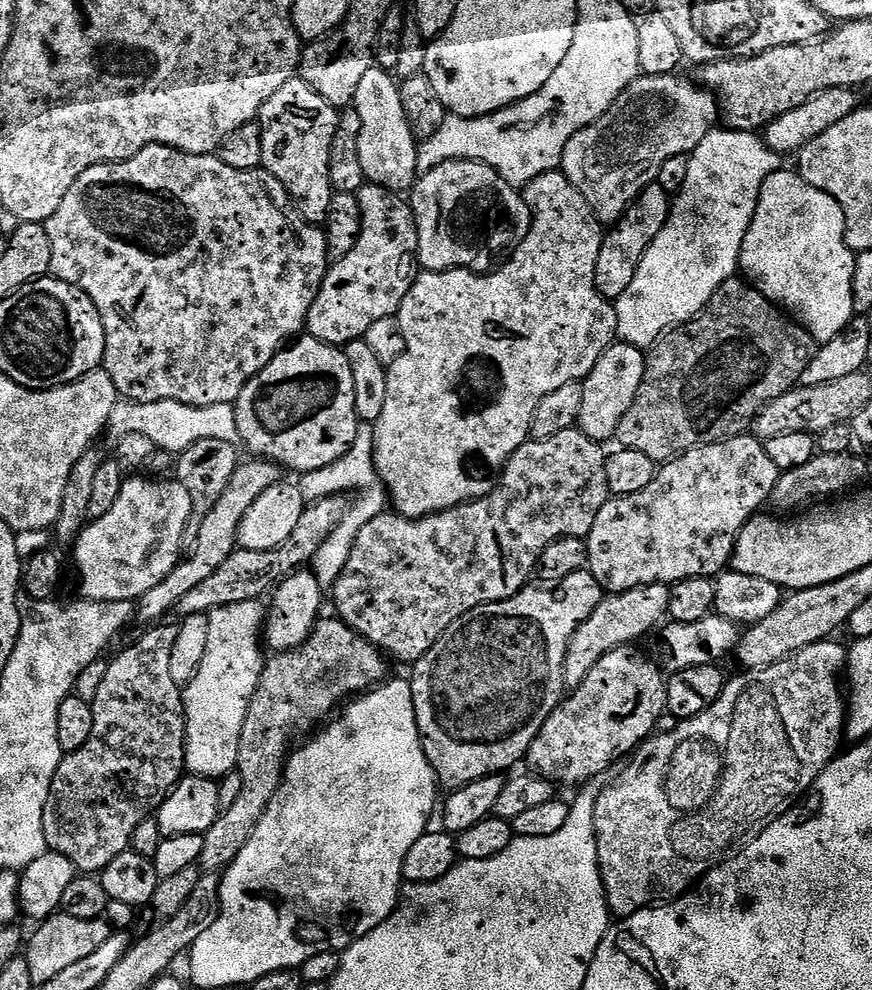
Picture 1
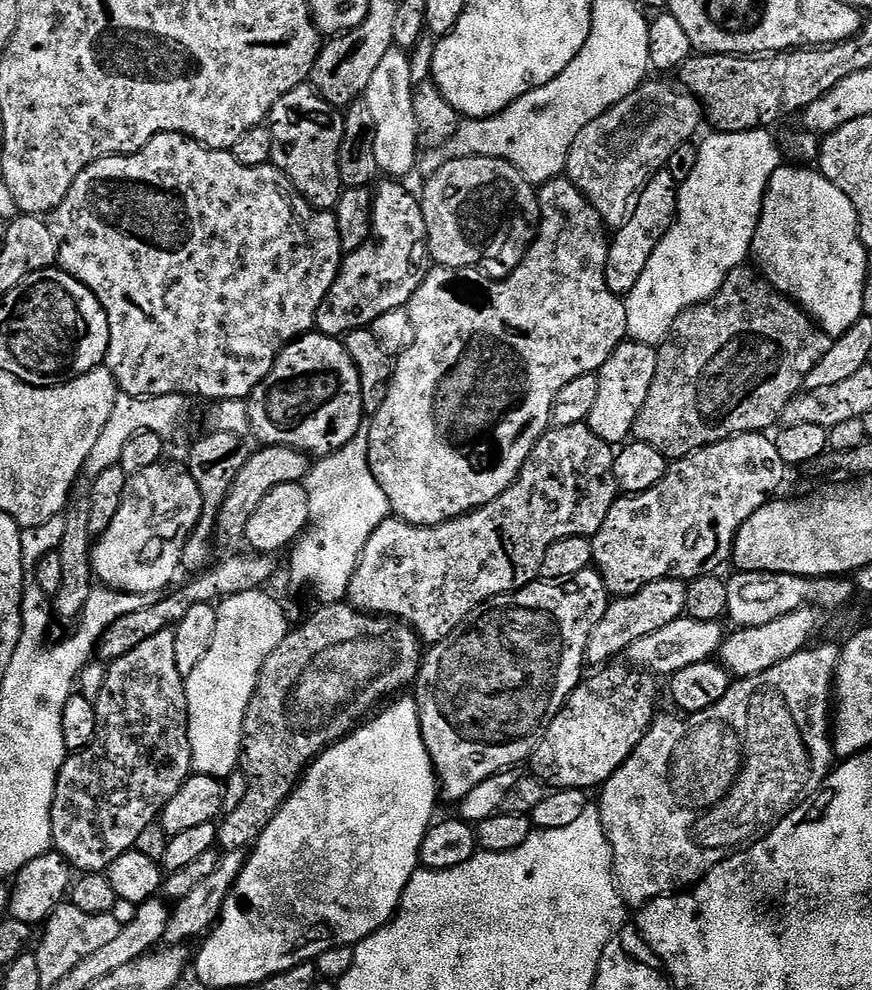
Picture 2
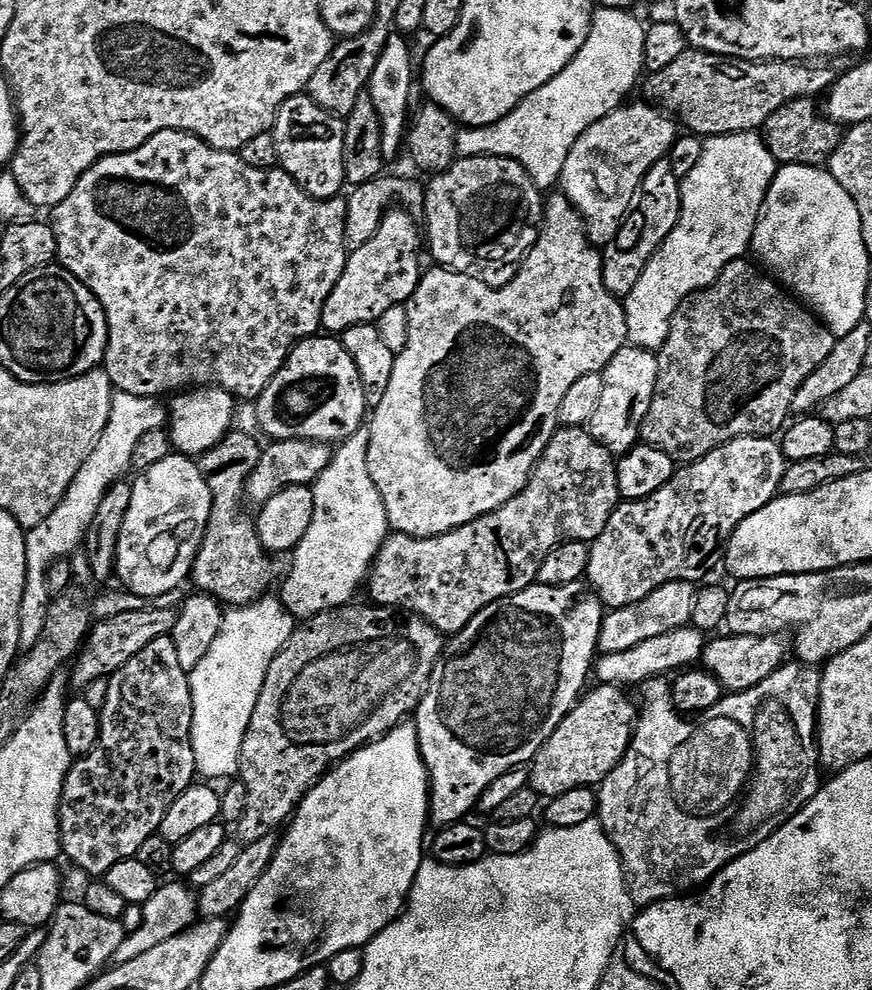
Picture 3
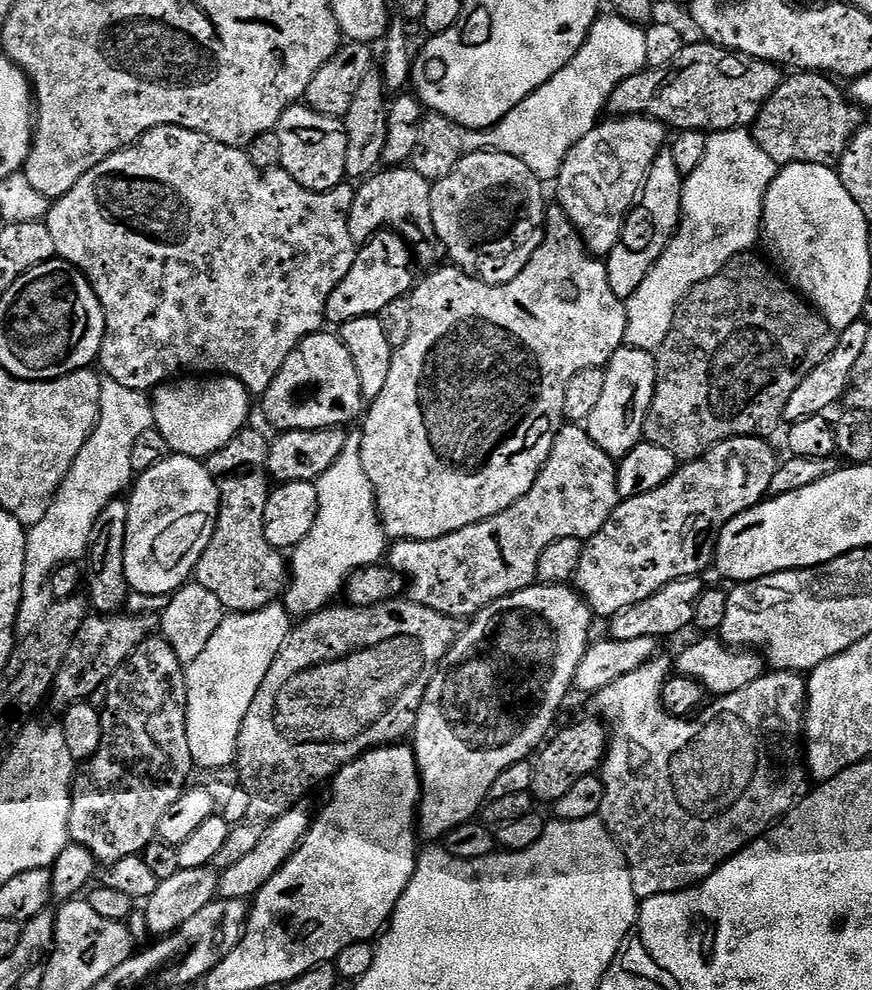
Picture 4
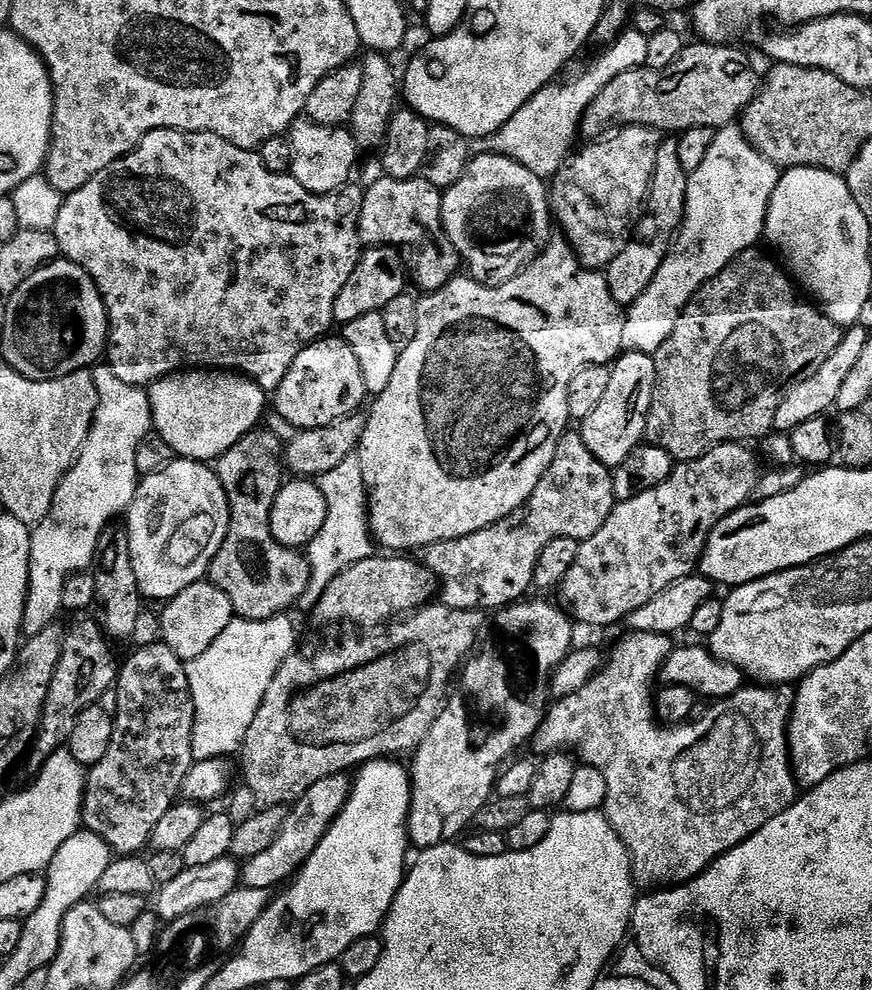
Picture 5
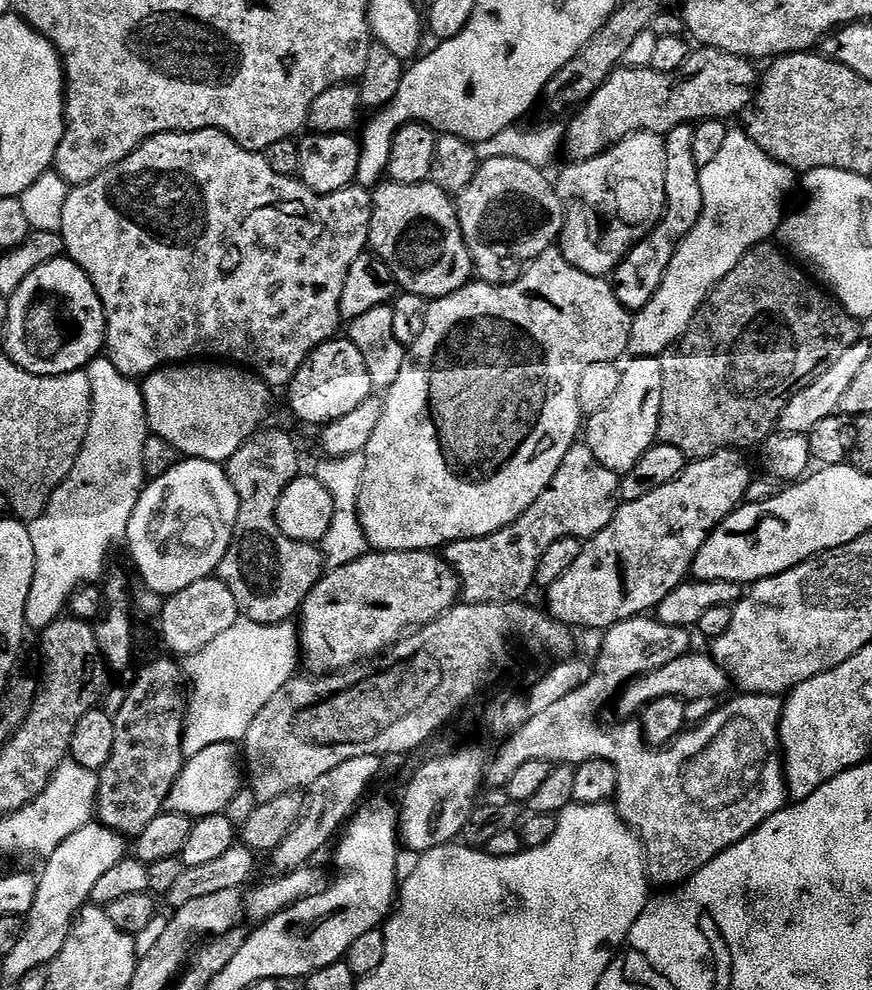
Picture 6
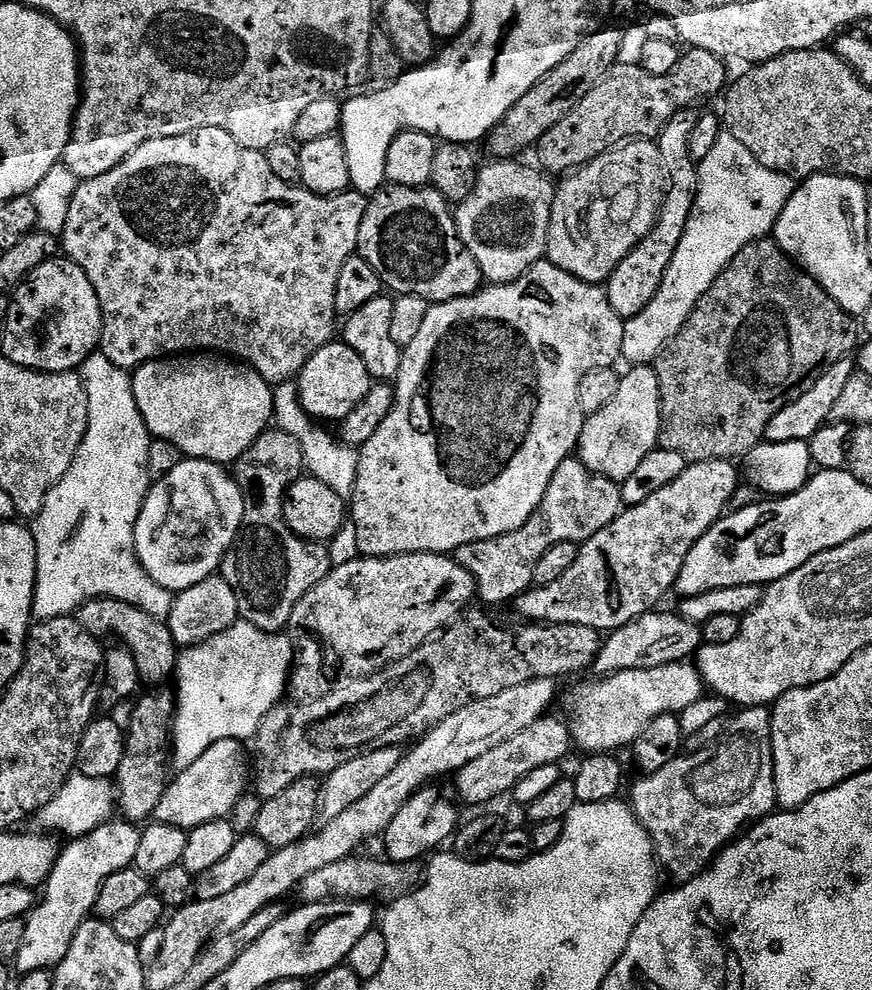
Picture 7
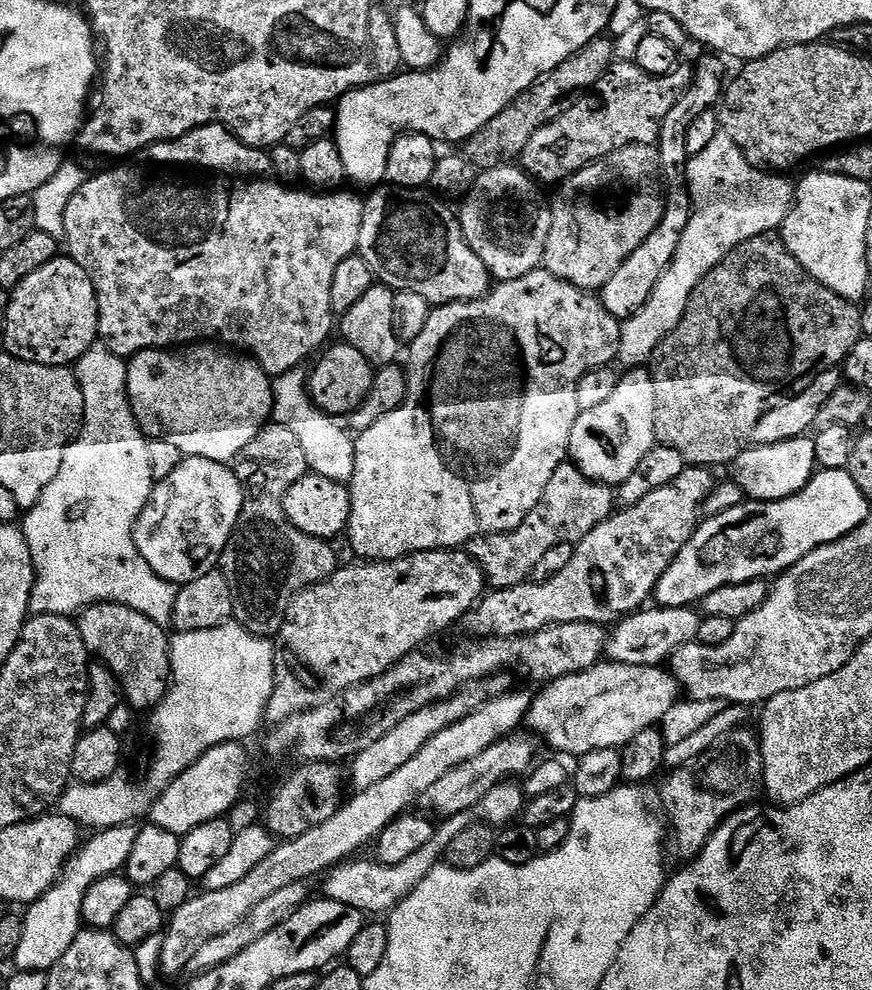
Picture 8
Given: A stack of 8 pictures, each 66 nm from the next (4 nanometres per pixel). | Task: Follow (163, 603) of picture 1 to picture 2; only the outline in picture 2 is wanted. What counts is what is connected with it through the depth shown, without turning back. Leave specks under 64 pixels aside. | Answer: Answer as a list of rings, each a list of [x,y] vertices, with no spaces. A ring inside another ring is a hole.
[[[277,444],[265,445],[253,451],[242,466],[242,470],[235,476],[235,480],[228,487],[228,494],[219,510],[216,519],[215,539],[222,542],[240,542],[245,534],[246,526],[249,525],[250,518],[254,516],[258,506],[262,504],[262,499],[270,490],[282,486],[283,484],[298,484],[303,482],[308,476],[310,467],[309,453],[299,452],[297,448],[287,448]]]

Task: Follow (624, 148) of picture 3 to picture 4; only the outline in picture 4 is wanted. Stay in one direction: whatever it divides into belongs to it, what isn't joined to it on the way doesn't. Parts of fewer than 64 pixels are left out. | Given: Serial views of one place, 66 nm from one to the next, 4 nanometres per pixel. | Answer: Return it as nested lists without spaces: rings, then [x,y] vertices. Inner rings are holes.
[[[621,116],[608,118],[596,125],[570,154],[566,154],[566,163],[560,167],[560,174],[554,181],[558,207],[568,215],[572,227],[580,236],[585,248],[597,258],[606,258],[620,241],[624,229],[624,219],[632,211],[648,177],[654,158],[665,147],[665,125],[659,124],[648,116]]]

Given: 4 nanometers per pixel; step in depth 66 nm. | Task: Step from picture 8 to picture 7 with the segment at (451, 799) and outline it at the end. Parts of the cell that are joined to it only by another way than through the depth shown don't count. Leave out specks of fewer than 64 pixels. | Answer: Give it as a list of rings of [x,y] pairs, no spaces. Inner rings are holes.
[[[555,714],[543,716],[538,722],[526,726],[526,730],[513,734],[507,742],[502,742],[494,746],[494,750],[482,754],[482,758],[466,762],[466,766],[462,766],[454,776],[461,798],[468,804],[488,804],[495,796],[507,797],[519,780],[530,774],[530,770],[563,761],[563,756],[573,750],[574,741],[569,725],[561,720]]]

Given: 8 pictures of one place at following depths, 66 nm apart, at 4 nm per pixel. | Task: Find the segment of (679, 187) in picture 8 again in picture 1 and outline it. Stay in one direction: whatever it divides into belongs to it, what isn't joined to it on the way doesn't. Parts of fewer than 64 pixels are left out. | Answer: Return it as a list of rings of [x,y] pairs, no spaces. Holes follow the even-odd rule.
[[[659,182],[651,184],[638,199],[619,217],[620,225],[609,231],[604,237],[604,245],[598,258],[596,278],[601,292],[609,298],[618,298],[634,282],[634,274],[638,274],[638,266],[650,250],[650,242],[658,238],[658,234],[666,226],[668,214],[672,211],[672,200],[668,189]]]

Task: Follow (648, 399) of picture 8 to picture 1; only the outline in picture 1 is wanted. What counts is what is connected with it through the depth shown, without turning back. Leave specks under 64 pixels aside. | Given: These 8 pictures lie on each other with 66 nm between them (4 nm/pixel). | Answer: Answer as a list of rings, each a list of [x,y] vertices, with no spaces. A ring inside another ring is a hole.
[[[613,342],[606,349],[600,361],[594,366],[594,370],[583,381],[584,405],[579,427],[588,436],[604,442],[607,441],[607,436],[621,431],[624,419],[634,406],[640,388],[644,385],[644,375],[648,372],[648,366],[645,349],[638,348],[635,344]]]

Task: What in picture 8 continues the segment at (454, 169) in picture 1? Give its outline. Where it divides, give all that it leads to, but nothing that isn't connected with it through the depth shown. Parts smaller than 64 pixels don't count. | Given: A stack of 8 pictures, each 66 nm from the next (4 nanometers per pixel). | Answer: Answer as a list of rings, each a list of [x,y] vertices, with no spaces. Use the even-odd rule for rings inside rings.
[[[519,166],[485,168],[472,192],[463,197],[458,219],[466,242],[482,258],[493,281],[517,280],[541,267],[552,229],[552,209],[533,180]]]

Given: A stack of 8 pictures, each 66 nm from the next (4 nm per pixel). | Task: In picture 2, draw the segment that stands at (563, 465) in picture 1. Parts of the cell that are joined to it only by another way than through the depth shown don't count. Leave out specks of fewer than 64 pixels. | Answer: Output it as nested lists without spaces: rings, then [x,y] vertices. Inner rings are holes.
[[[587,423],[552,428],[545,432],[544,436],[534,446],[534,450],[530,450],[530,458],[526,458],[526,462],[515,482],[502,494],[498,494],[498,498],[494,498],[494,502],[476,508],[466,516],[459,516],[453,520],[442,522],[438,526],[414,526],[413,524],[407,524],[404,520],[395,518],[384,520],[382,526],[378,526],[378,530],[374,530],[374,534],[370,534],[370,542],[366,542],[366,550],[362,550],[358,566],[350,578],[350,586],[346,597],[347,603],[351,604],[357,612],[367,612],[369,616],[395,618],[407,624],[425,645],[437,644],[438,641],[448,637],[474,609],[481,608],[483,604],[496,599],[497,596],[507,596],[513,592],[519,592],[526,585],[533,583],[539,577],[542,558],[546,558],[546,550],[550,550],[550,546],[554,546],[554,542],[571,536],[591,538],[596,535],[596,531],[600,529],[602,522],[606,522],[613,504],[618,499],[618,489],[614,478],[615,461],[616,452],[613,445],[607,444],[602,438],[598,438],[598,434],[594,434],[594,430],[590,430]]]

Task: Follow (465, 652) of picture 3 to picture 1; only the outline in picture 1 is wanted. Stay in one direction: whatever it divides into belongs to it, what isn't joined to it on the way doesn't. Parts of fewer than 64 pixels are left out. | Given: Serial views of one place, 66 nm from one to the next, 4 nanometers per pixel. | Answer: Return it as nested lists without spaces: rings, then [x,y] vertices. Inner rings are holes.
[[[592,570],[575,572],[570,578],[544,587],[548,588],[529,586],[516,596],[470,610],[428,651],[428,700],[436,719],[432,744],[436,747],[439,771],[443,775],[445,772],[453,780],[453,785],[469,784],[478,778],[512,770],[507,768],[527,757],[534,738],[538,738],[542,726],[546,726],[546,718],[550,718],[565,699],[568,648],[577,630],[603,602],[606,588],[601,577]]]

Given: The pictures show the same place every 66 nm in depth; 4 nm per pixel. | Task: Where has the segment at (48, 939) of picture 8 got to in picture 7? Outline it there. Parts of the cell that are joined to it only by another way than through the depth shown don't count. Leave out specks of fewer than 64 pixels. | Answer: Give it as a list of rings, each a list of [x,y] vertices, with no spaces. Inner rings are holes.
[[[123,818],[98,826],[93,832],[75,837],[72,844],[64,844],[56,860],[54,870],[43,885],[44,897],[26,917],[26,938],[22,938],[22,950],[18,950],[16,960],[32,960],[32,968],[55,969],[66,958],[74,934],[83,926],[85,920],[93,915],[98,890],[110,874],[135,865],[141,829],[135,823]]]

